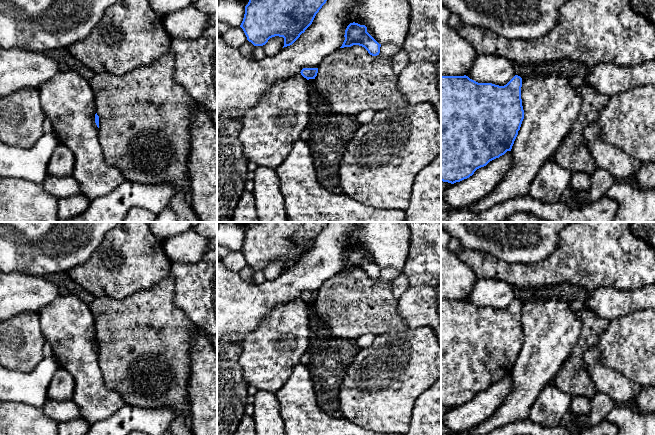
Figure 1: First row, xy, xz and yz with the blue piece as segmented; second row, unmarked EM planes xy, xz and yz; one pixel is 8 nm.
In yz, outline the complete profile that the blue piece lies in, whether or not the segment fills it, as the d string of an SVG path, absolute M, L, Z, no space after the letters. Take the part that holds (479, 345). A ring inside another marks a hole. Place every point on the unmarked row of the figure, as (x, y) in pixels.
M515 299L506 309L478 307L468 300L441 300L441 405L454 408L469 402L490 385L511 375L524 343L522 302Z

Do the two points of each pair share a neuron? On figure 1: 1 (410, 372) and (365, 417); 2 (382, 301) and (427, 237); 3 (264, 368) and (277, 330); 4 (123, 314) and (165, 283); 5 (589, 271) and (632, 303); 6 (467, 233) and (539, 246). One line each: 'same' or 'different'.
1: same
2: different
3: same
4: same
5: different
6: same

